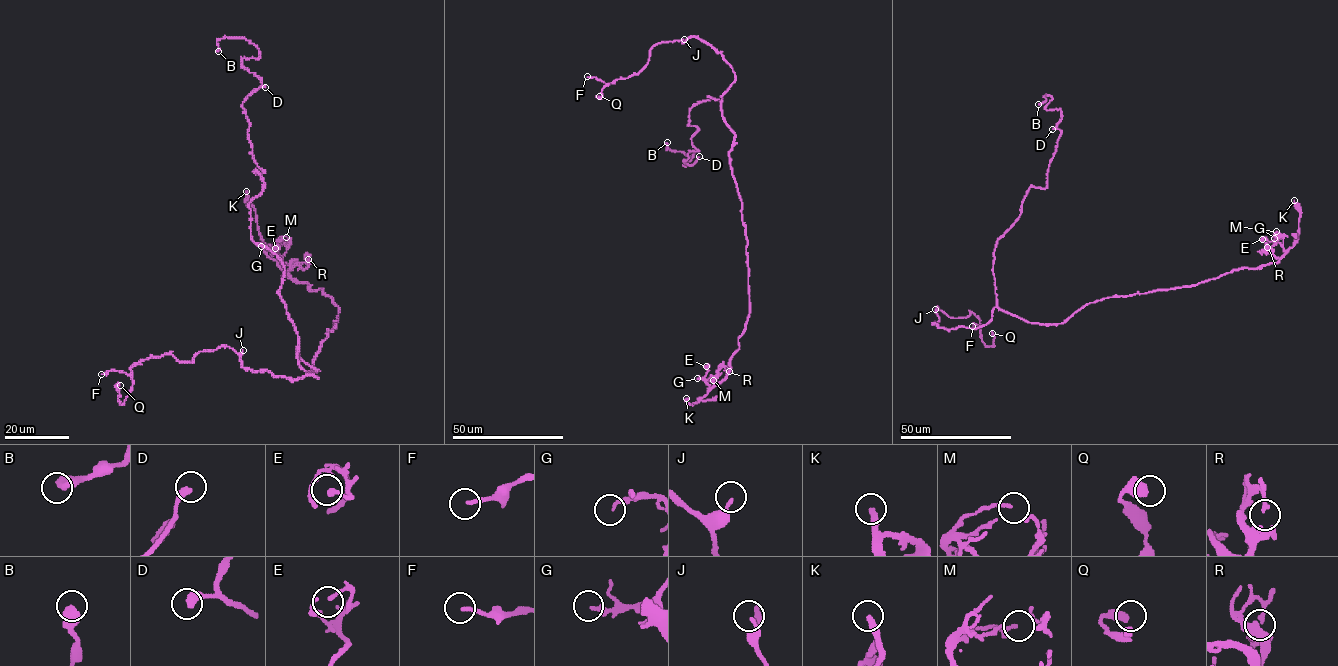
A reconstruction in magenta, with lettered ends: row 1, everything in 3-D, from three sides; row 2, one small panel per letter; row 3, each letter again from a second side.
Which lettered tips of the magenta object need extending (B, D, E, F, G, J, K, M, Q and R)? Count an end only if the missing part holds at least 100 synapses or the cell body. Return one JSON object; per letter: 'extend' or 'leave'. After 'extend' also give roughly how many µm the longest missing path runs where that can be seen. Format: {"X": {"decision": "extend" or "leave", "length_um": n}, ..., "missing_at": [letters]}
{"B": {"decision": "leave"}, "D": {"decision": "leave"}, "E": {"decision": "leave"}, "F": {"decision": "leave"}, "G": {"decision": "leave"}, "J": {"decision": "leave"}, "K": {"decision": "extend", "length_um": 20}, "M": {"decision": "leave"}, "Q": {"decision": "leave"}, "R": {"decision": "leave"}, "missing_at": ["K"]}

